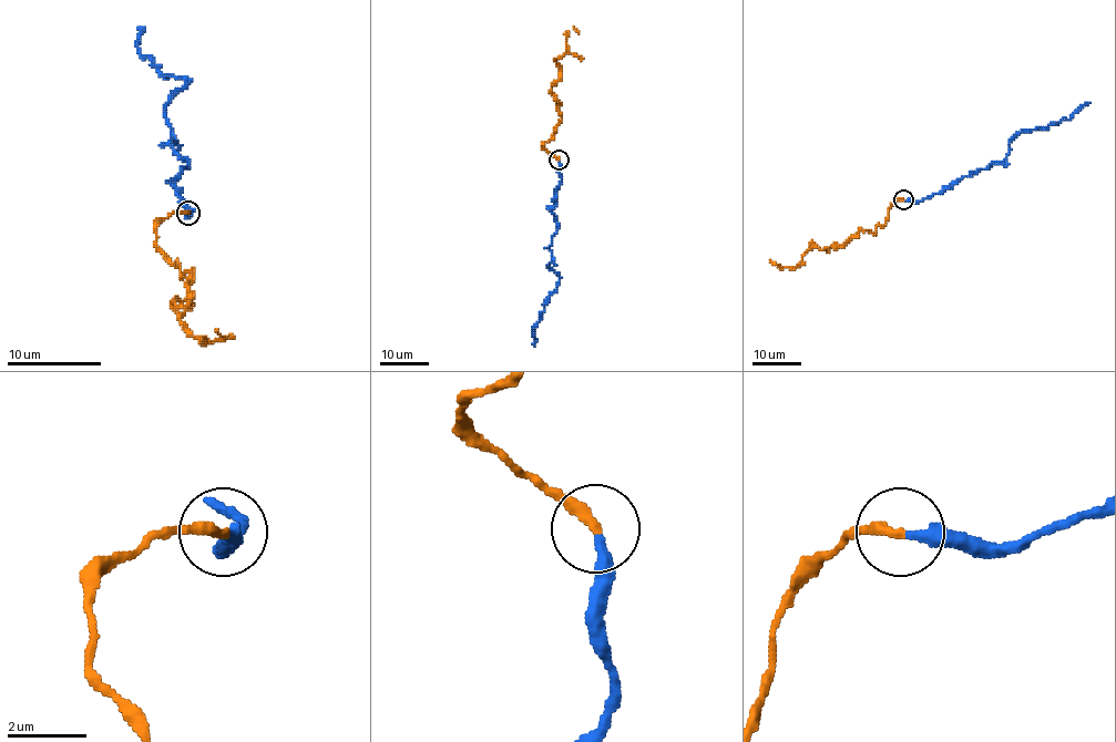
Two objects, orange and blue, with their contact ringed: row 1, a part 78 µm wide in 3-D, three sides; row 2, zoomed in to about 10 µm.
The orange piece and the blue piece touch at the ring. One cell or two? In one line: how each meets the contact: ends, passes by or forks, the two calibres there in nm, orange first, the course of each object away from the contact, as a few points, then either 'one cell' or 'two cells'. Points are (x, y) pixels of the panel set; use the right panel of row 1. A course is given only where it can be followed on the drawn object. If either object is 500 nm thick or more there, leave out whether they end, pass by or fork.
orange ends; blue ends; calibres 320 and 300 nm; course orange (903, 201), (891, 206), (874, 234), (861, 230), (836, 247), (812, 247), (794, 268), (777, 264); course blue (904, 201), (940, 194), (971, 173), (1002, 162), (1010, 142), (1021, 131), (1045, 129), (1089, 103); one cell

